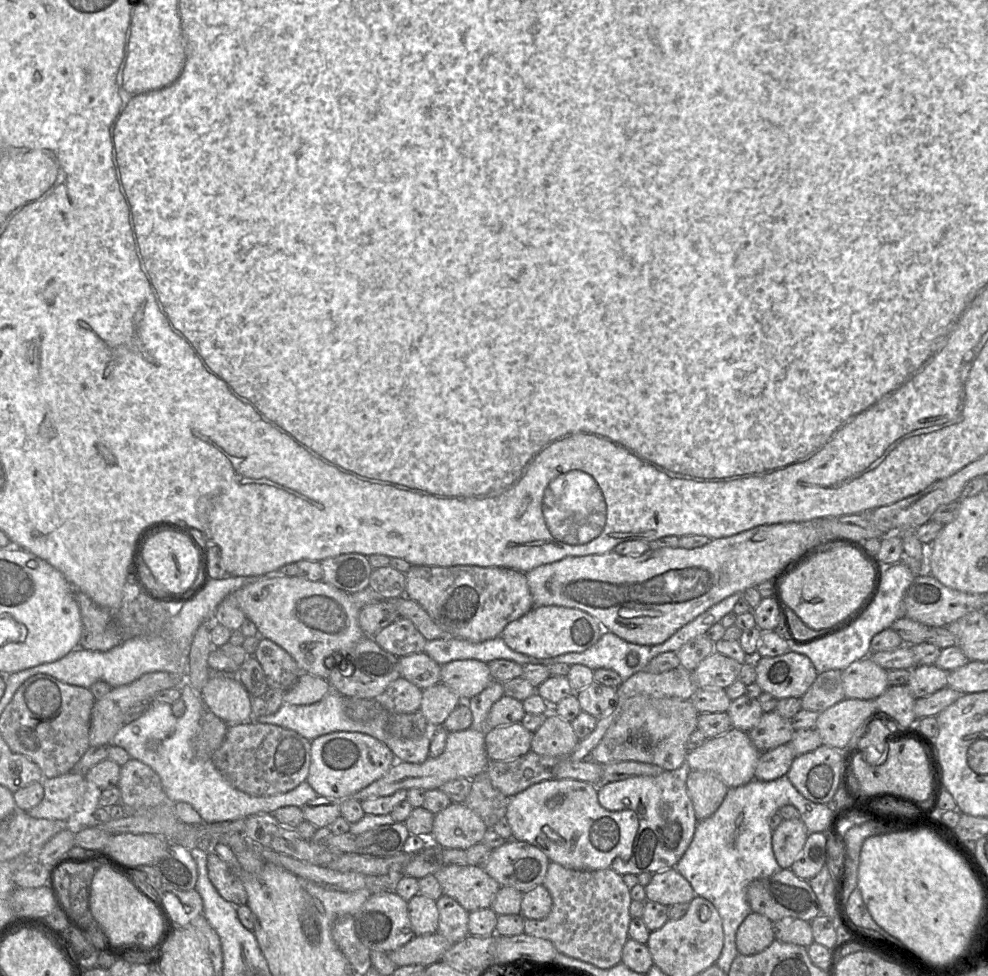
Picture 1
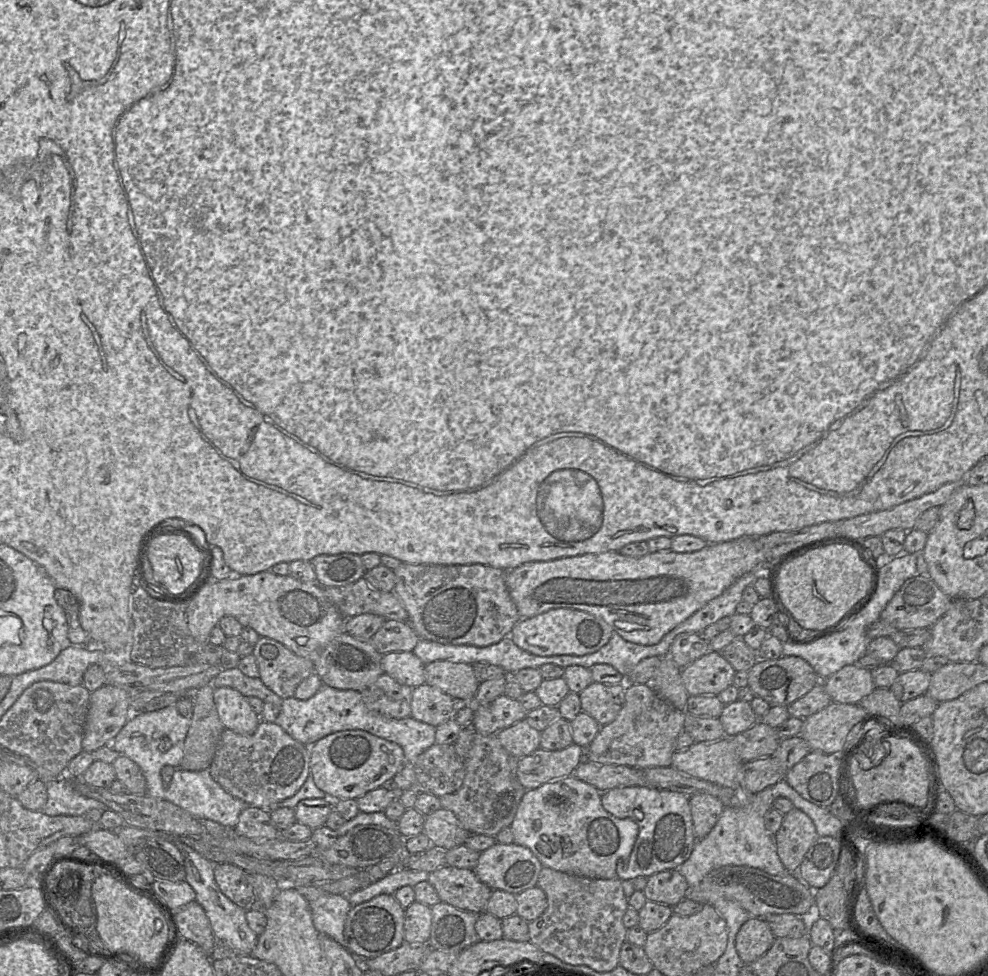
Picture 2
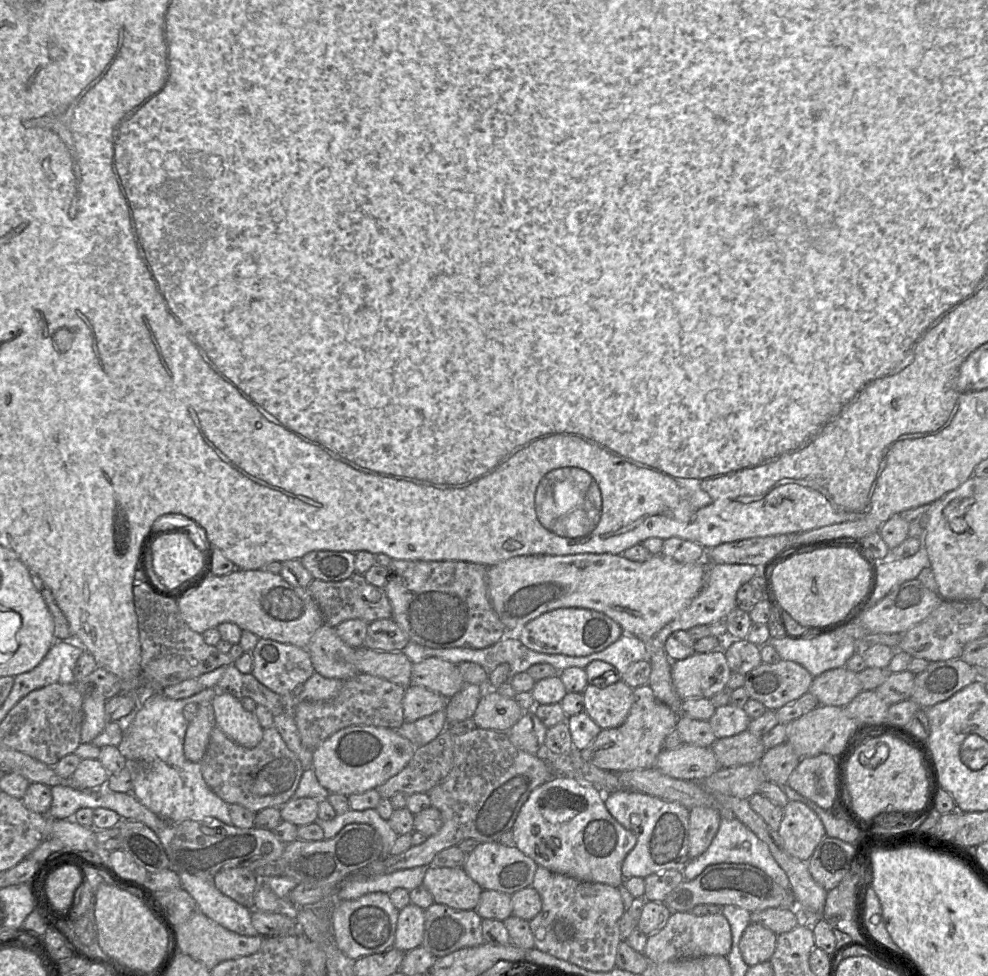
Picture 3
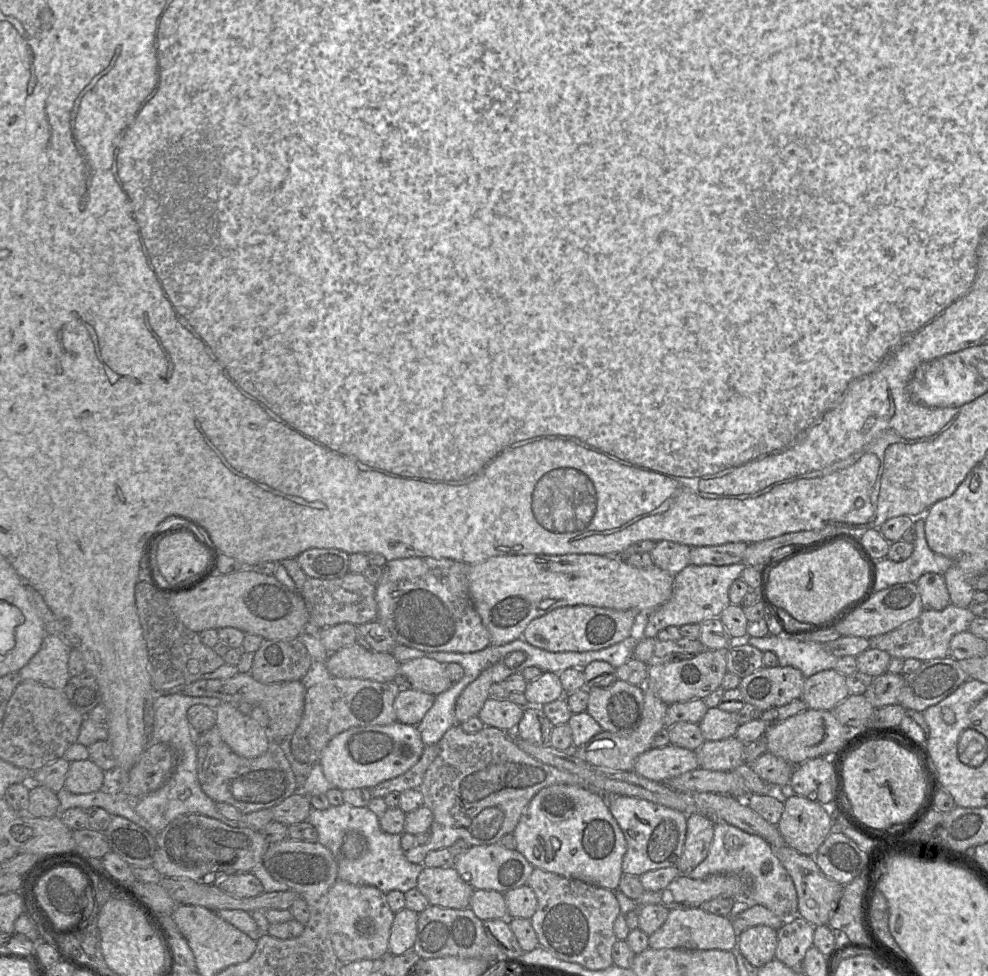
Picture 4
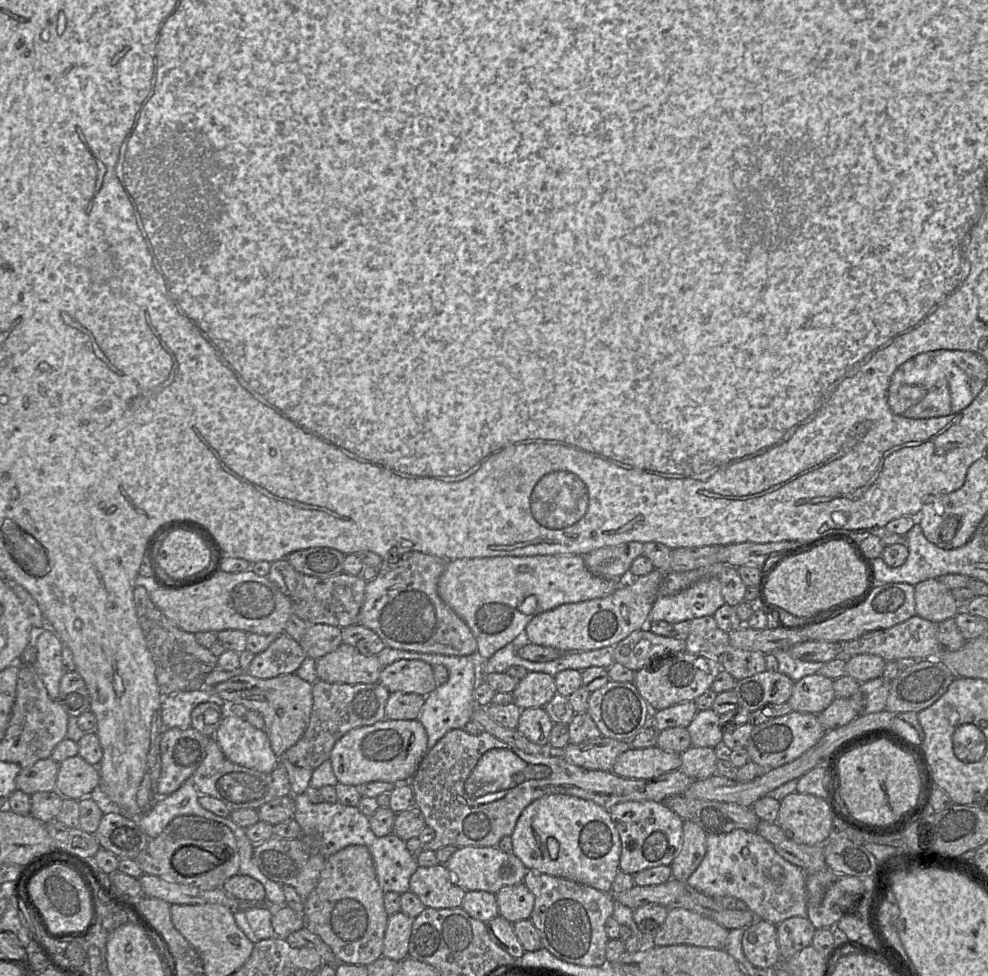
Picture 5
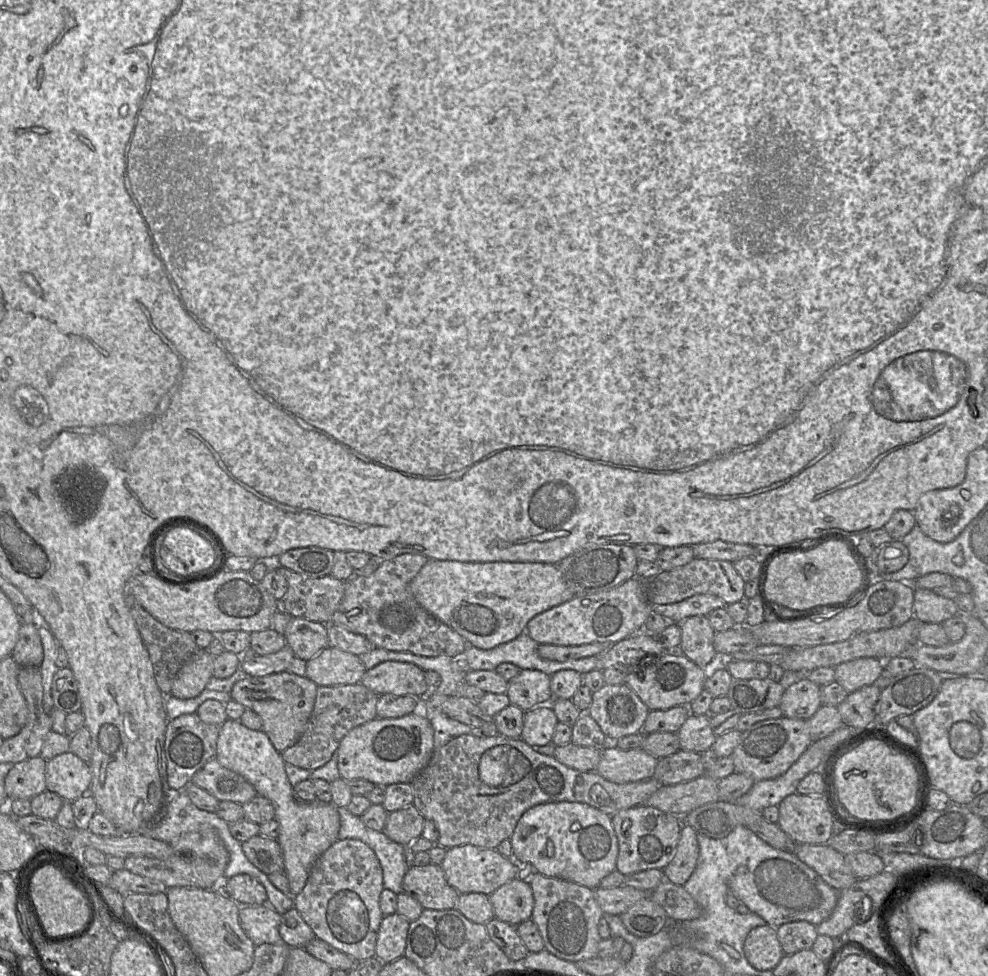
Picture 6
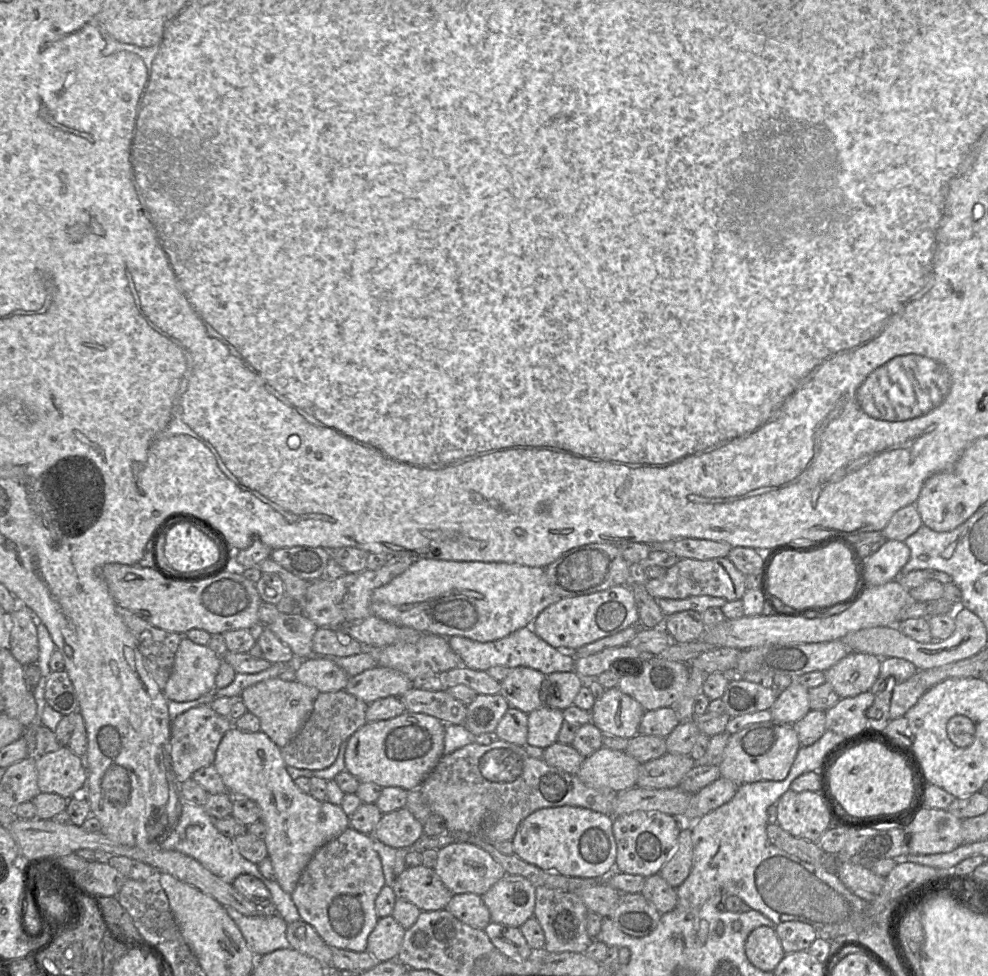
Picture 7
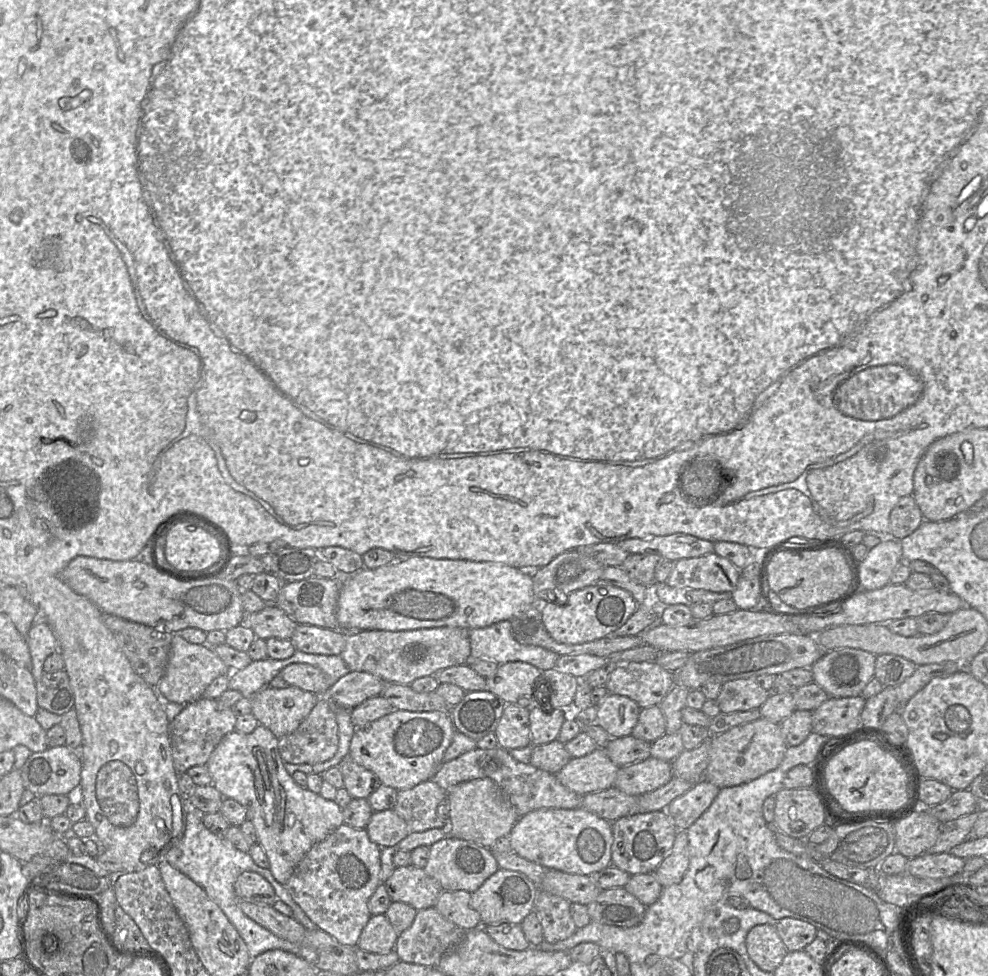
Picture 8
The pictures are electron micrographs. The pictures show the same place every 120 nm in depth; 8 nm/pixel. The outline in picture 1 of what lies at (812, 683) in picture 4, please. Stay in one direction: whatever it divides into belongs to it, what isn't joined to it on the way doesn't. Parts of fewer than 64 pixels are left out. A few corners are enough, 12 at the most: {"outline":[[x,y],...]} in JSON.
{"outline":[[866,657],[842,671],[845,698],[875,700],[887,670]]}

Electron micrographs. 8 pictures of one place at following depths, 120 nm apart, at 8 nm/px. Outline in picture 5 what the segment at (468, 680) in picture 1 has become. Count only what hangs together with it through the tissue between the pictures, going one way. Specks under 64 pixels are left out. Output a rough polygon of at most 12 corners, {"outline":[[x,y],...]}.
{"outline":[[400,659],[379,683],[390,693],[425,697],[437,687],[430,664]]}

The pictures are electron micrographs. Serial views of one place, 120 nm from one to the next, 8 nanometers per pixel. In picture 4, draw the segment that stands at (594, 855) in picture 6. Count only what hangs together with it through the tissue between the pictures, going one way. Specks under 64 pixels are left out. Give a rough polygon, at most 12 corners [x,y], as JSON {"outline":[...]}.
{"outline":[[548,786],[512,834],[534,868],[618,890],[603,793]]}

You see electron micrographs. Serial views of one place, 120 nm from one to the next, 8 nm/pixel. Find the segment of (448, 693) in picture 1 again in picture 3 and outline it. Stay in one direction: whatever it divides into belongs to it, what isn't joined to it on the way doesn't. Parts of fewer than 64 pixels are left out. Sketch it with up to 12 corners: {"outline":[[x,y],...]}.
{"outline":[[410,685],[402,700],[404,720],[444,710],[447,698]]}

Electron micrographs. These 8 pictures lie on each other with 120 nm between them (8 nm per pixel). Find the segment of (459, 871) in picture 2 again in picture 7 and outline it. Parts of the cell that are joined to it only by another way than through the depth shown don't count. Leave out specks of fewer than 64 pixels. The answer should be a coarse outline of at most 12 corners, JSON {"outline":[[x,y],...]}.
{"outline":[[408,867],[391,885],[421,911],[454,895],[433,868]]}

